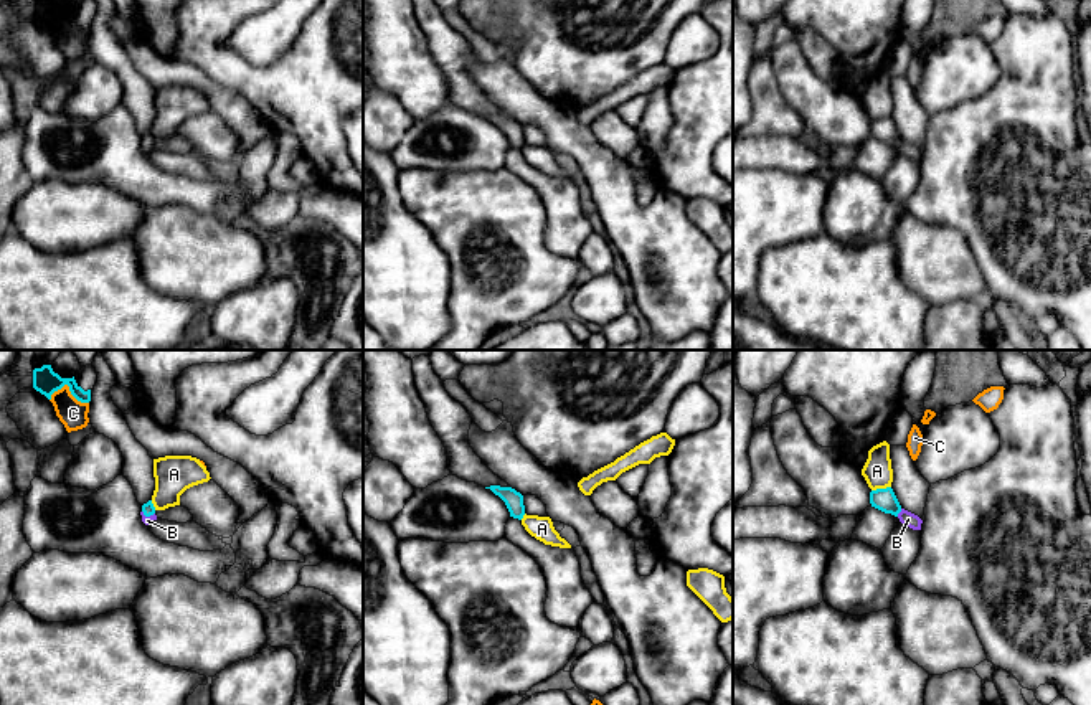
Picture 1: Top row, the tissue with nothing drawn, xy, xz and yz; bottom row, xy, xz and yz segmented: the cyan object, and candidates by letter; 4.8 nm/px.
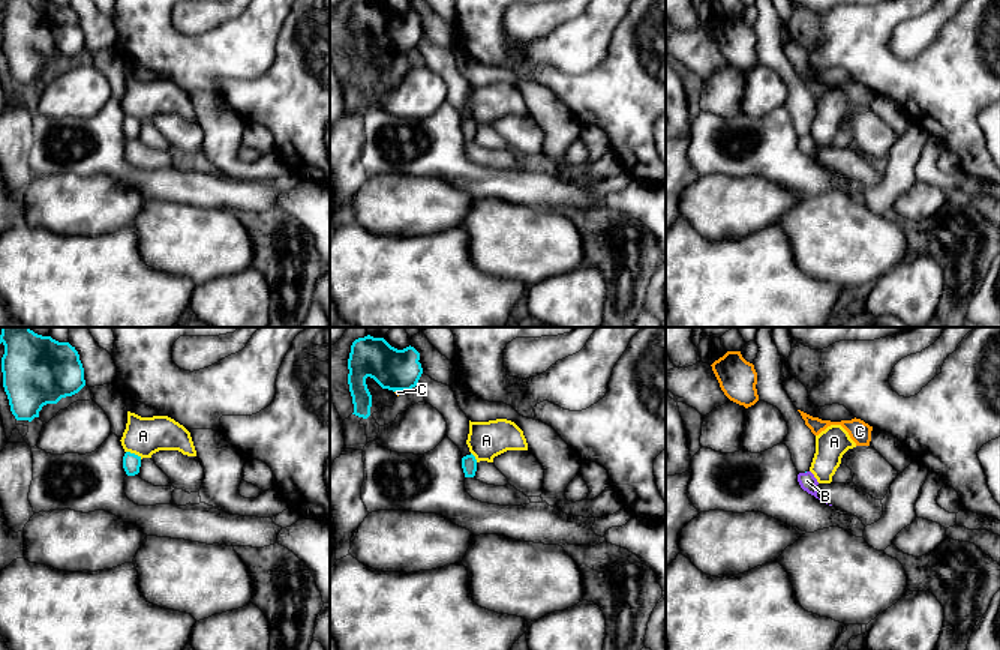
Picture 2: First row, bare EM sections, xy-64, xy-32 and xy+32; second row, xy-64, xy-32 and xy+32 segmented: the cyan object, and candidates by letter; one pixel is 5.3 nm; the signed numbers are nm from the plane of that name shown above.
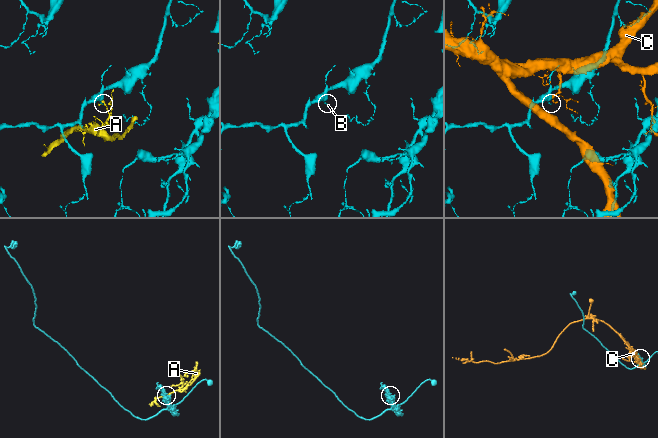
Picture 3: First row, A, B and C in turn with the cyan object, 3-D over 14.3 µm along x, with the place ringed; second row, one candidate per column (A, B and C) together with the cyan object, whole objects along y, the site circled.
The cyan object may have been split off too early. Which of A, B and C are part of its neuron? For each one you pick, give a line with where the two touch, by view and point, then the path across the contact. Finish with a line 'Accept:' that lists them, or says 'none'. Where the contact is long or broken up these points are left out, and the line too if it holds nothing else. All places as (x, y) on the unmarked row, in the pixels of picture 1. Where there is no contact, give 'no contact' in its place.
B: meets cyan in yz at (900, 141); runs through yz (883, 129), (900, 141), (908, 149)
Accept: B

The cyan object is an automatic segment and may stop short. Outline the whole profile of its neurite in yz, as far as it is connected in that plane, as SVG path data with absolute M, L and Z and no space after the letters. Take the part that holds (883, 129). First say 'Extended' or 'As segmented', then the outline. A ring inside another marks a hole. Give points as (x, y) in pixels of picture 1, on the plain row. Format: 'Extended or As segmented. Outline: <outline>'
Extended. Outline: M891 117L871 121L870 134L885 144L898 147L903 155L913 160L921 160L923 150L900 135Z

